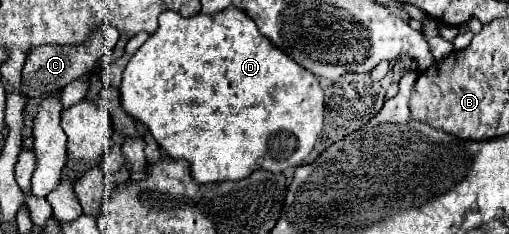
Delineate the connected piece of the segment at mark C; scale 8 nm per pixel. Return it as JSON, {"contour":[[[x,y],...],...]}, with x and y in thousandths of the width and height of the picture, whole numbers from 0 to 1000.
{"contour":[[[224,98],[216,107],[200,107],[177,132],[177,150],[169,158],[169,175],[161,184],[145,184],[145,192],[79,192],[71,209],[63,209],[51,244],[47,295],[43,295],[43,389],[47,406],[55,406],[59,423],[79,423],[90,415],[98,397],[110,397],[118,380],[126,380],[138,346],[161,329],[169,303],[177,303],[185,286],[185,269],[212,226],[228,175],[232,175],[236,141],[228,124]]]}

